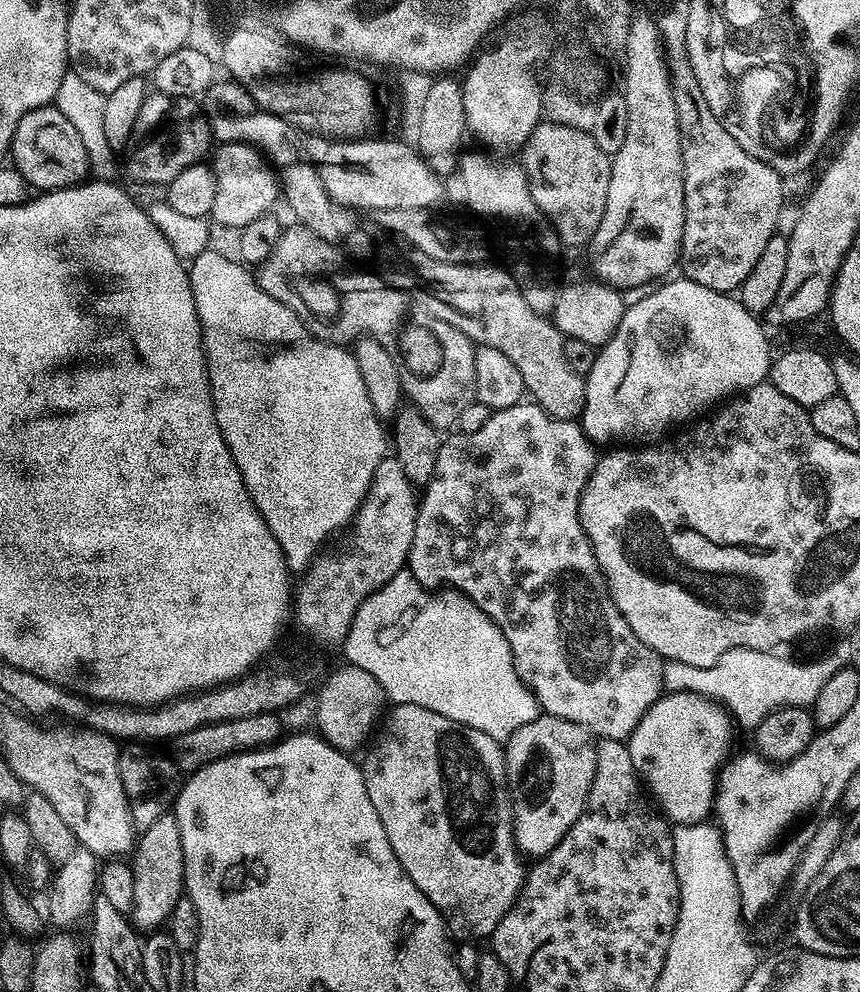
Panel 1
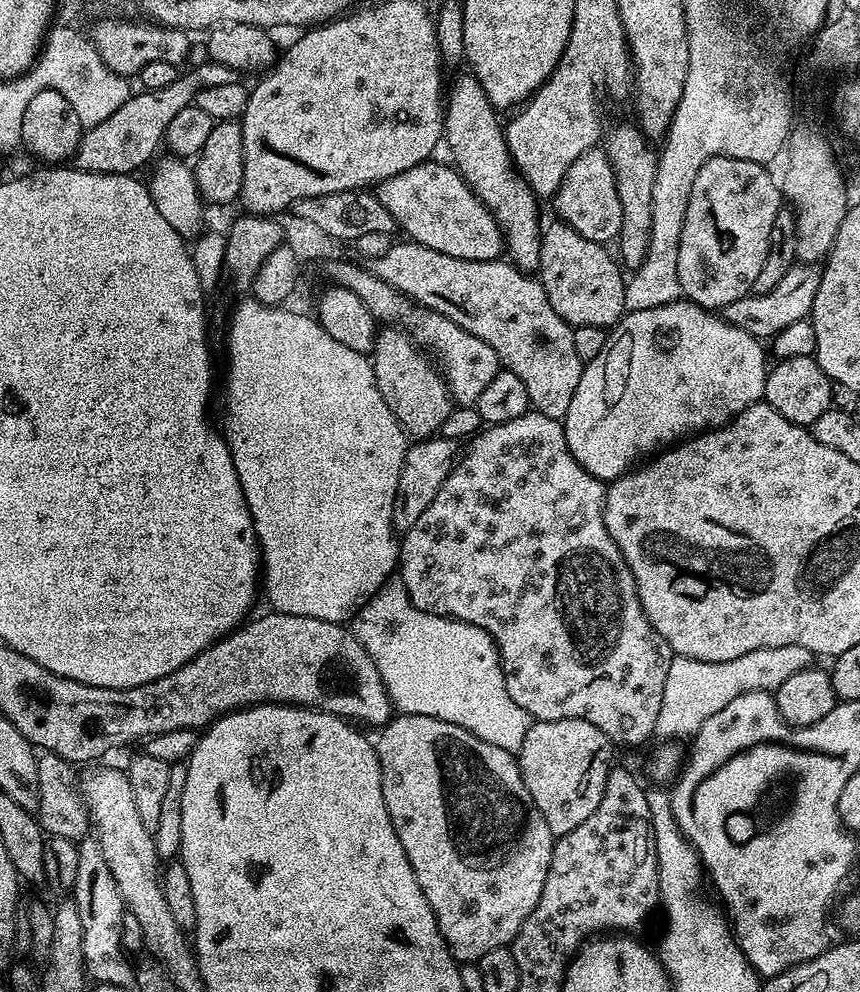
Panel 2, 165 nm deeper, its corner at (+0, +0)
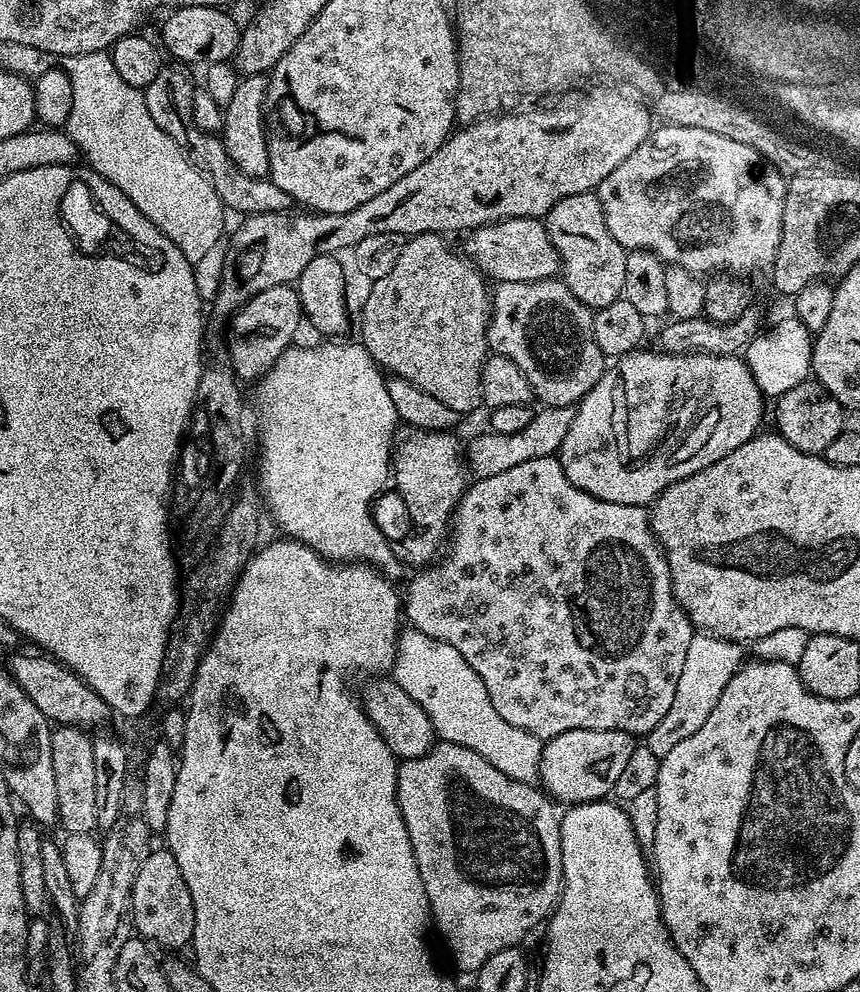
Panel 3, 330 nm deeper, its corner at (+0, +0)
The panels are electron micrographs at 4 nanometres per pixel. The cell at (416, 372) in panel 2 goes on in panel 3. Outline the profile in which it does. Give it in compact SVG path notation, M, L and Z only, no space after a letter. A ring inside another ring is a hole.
M423 232L420 236L413 236L405 239L402 246L402 254L398 254L398 262L394 262L394 270L390 270L390 274L386 274L382 278L378 278L373 282L373 289L370 290L369 297L366 298L366 304L358 313L360 319L360 336L364 349L375 358L376 363L380 365L385 373L392 376L400 376L402 379L410 381L418 390L425 391L431 399L442 402L450 410L454 410L458 414L464 412L472 412L477 407L481 407L480 399L480 375L484 369L484 361L490 355L488 347L488 318L490 315L490 284L483 272L472 263L471 260L460 256L454 249L448 248L448 244L443 235L434 232Z

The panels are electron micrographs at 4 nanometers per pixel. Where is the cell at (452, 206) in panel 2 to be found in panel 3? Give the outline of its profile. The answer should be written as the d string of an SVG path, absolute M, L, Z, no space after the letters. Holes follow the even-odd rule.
M512 216L508 220L497 220L491 224L484 224L481 228L473 228L467 233L467 259L471 260L485 277L499 282L528 282L530 280L550 280L561 271L562 261L556 253L556 247L550 242L548 232L544 229L544 221L530 216Z

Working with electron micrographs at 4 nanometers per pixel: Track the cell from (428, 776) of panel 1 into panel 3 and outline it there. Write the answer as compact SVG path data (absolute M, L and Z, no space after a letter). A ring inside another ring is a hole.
M447 742L433 743L432 749L424 756L413 760L403 761L396 770L396 805L400 808L401 822L408 832L412 854L416 859L418 874L422 878L424 893L428 899L428 910L431 923L440 931L444 944L448 947L448 956L452 964L460 972L474 974L490 958L490 954L498 954L498 950L517 947L520 939L531 928L545 923L546 917L551 913L561 890L562 854L560 853L560 829L558 827L557 813L552 813L553 805L541 792L539 787L532 784L523 784L521 780L511 780L502 770L494 770L482 754L474 754L466 746L449 744Z

